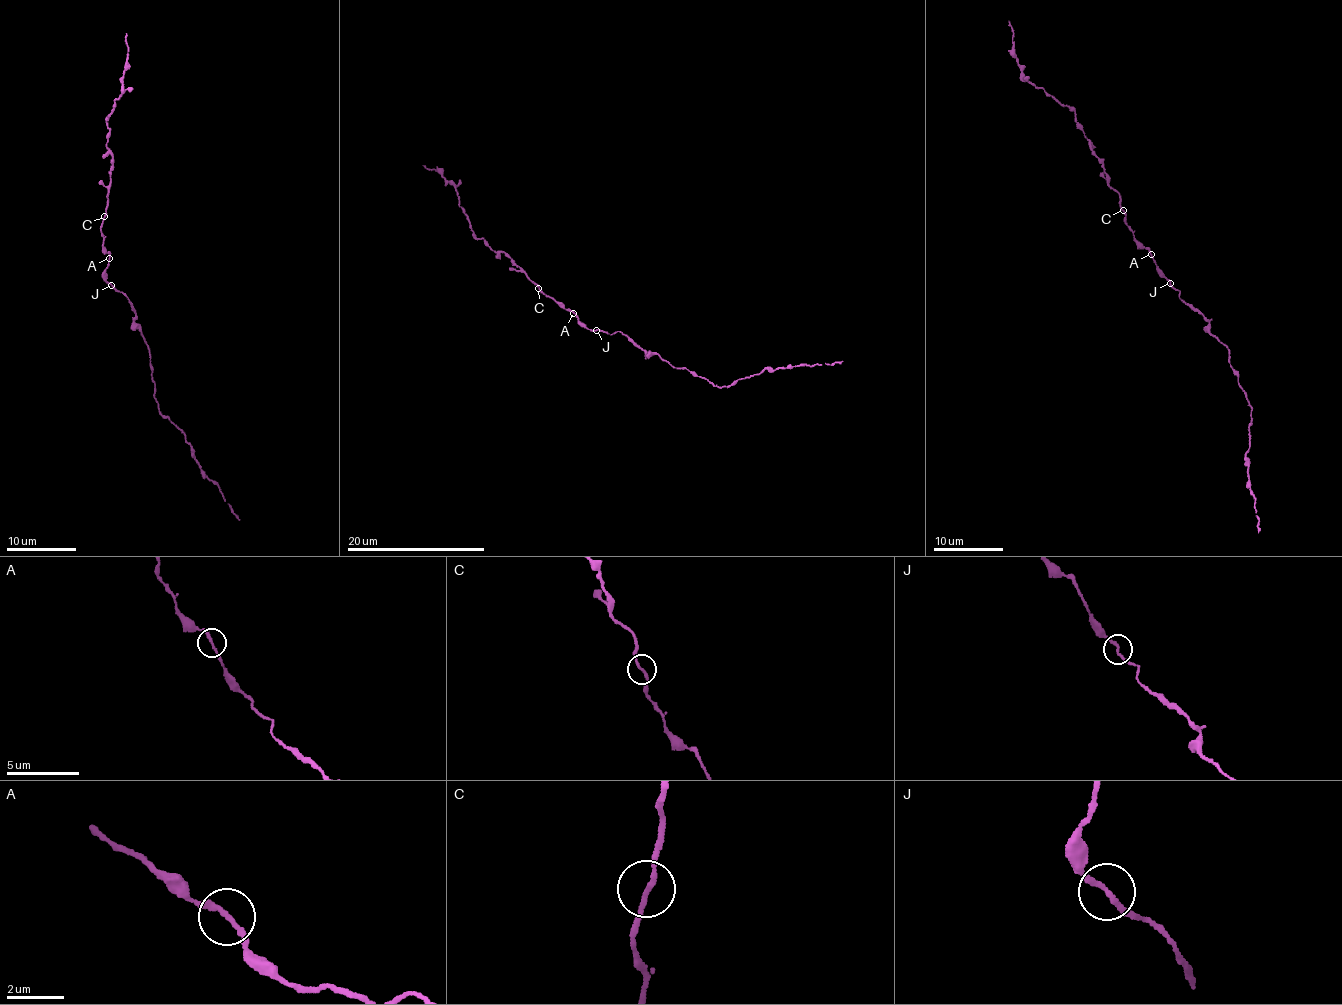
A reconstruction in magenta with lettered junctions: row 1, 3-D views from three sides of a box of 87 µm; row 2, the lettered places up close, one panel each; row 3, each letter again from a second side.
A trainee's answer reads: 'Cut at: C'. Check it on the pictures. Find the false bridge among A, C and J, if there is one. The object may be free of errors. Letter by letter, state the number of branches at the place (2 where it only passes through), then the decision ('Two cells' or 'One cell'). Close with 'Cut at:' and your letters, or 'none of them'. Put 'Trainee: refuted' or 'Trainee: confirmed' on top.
Trainee: refuted
A: Branches: 2. One cell
C: Branches: 2. One cell
J: Branches: 2. One cell
Cut at: none of them

